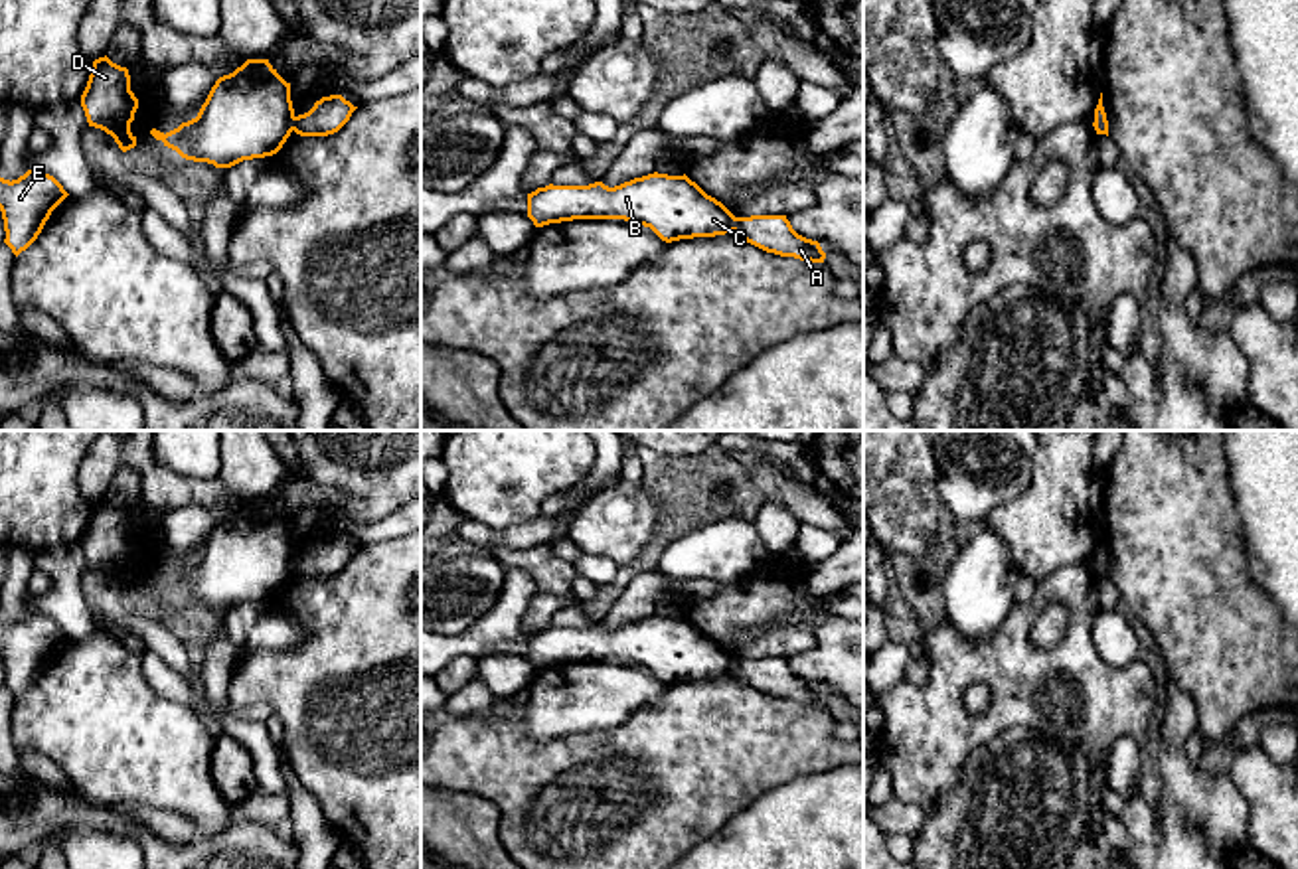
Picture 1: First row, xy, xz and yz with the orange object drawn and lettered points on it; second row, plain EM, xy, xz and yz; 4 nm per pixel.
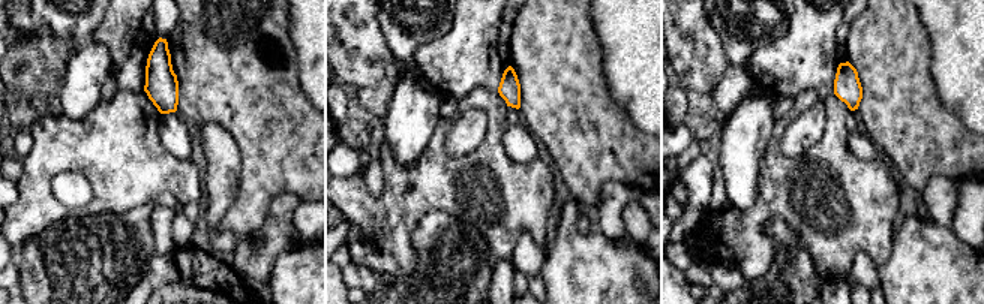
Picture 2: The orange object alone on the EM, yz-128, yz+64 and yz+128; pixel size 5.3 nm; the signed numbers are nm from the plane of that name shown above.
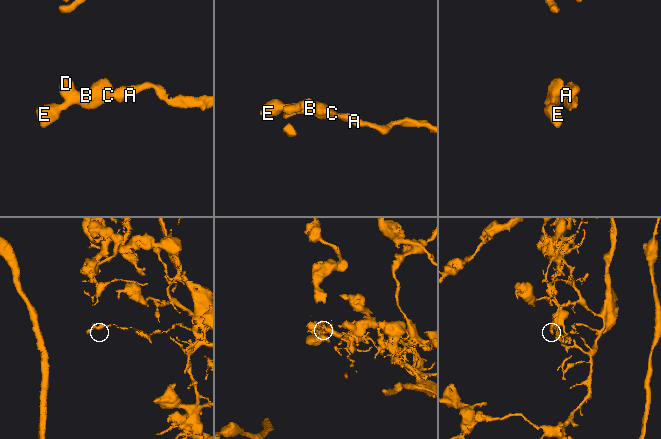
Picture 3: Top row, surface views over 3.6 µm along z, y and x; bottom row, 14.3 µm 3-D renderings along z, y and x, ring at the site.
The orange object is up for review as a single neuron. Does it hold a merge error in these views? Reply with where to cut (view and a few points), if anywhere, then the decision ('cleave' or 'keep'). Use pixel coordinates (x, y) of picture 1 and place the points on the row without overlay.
cut xy (295, 559), (291, 571); cleave

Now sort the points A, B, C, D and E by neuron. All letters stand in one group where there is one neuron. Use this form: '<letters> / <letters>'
A / B C D E

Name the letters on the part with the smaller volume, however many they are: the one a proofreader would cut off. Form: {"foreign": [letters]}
{"foreign": ["B", "C", "D", "E"]}

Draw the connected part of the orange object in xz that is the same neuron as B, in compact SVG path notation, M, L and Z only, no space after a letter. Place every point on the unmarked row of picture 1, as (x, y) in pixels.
M648 616L620 628L545 628L527 636L535 670L573 662L624 662L650 670L662 683L733 673L735 658L684 618Z

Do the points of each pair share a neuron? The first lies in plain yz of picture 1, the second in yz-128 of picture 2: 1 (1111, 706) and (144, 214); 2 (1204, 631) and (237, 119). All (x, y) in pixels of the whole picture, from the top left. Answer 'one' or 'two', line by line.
1: two
2: one

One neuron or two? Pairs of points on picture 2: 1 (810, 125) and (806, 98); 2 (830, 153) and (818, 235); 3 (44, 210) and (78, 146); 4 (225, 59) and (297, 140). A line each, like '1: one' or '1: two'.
1: two
2: one
3: one
4: one

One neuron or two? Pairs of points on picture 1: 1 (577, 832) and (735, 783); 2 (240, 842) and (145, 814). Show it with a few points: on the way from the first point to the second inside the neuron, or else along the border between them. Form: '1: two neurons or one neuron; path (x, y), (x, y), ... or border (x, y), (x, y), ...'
1: one neuron; path (617, 806), (660, 783), (696, 783)
2: two neurons; border (149, 828), (170, 844), (188, 844), (194, 838)

